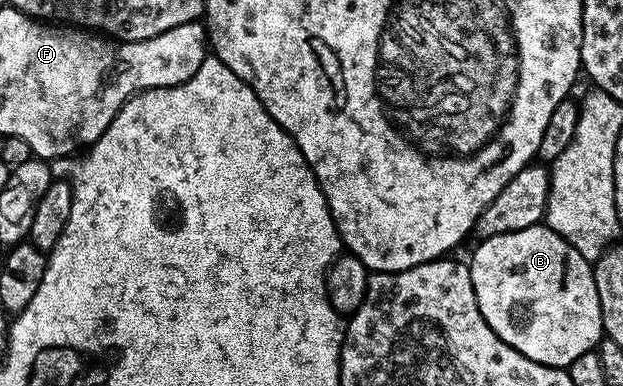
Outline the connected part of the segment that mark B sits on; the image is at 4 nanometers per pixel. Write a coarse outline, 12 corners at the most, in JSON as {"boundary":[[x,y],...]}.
{"boundary":[[539,224],[468,258],[484,320],[568,368],[604,331],[594,267]]}

